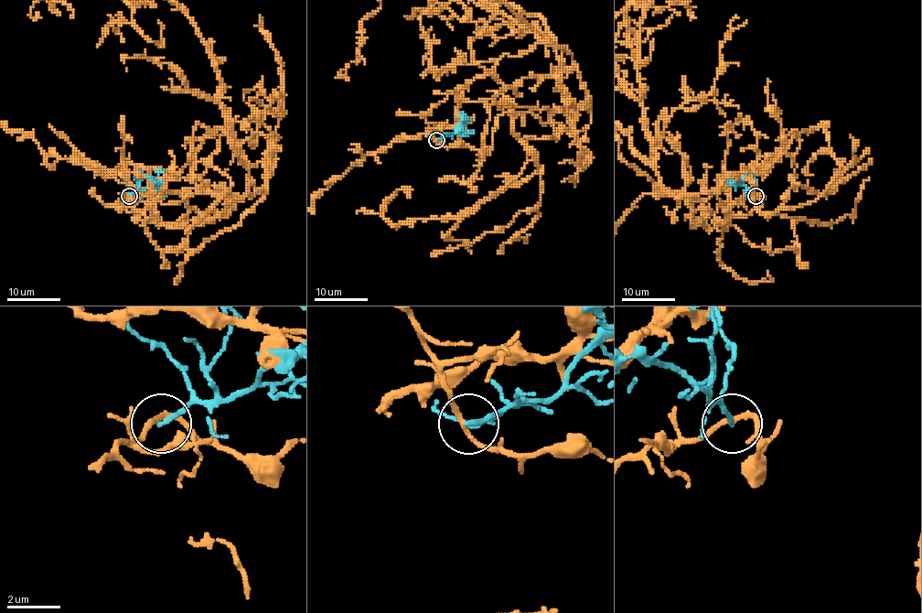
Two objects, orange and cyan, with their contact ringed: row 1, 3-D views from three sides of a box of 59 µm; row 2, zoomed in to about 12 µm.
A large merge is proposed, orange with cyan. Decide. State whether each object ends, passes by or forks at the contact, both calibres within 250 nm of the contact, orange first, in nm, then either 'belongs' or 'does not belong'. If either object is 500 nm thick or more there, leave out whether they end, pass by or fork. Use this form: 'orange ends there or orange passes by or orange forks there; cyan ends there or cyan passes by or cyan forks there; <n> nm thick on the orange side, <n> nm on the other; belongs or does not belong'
orange passes by; cyan ends there; 180 nm thick on the orange side, 180 nm on the other; does not belong

